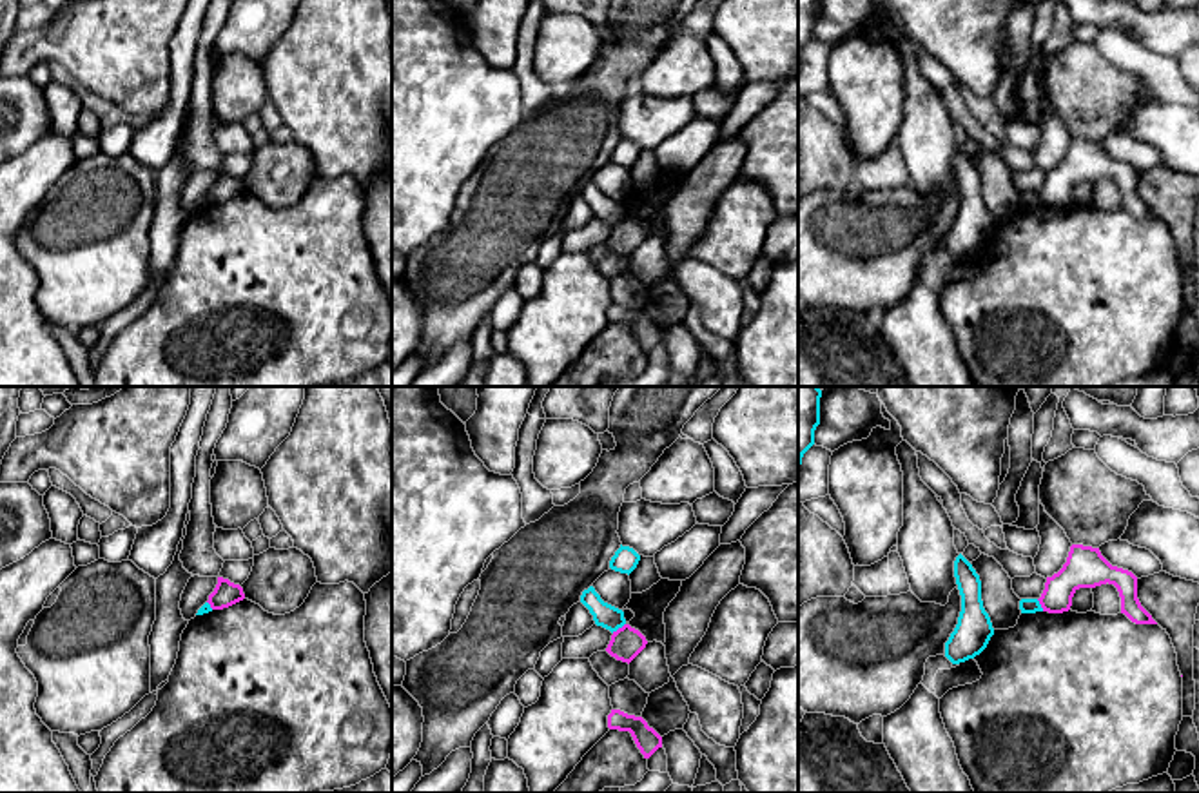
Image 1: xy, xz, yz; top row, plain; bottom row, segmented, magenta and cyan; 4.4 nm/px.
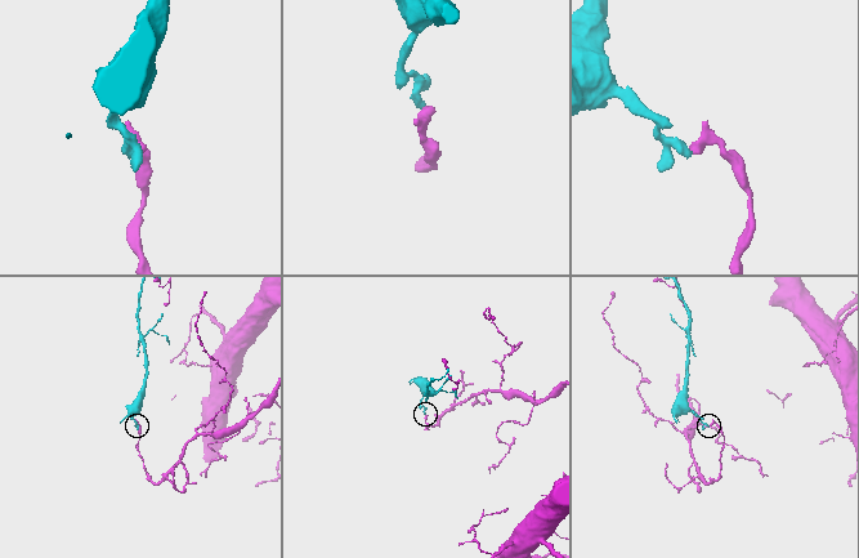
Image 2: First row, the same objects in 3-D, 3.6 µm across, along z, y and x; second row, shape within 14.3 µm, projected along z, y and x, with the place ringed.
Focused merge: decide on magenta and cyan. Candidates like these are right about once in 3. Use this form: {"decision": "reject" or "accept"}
{"decision": "reject"}

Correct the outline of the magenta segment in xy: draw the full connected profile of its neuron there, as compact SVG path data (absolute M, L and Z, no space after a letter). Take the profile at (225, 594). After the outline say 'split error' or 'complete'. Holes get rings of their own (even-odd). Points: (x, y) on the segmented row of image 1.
M218 577L214 592L209 595L209 604L212 610L229 608L245 599L243 588L230 583L229 579Z; complete

